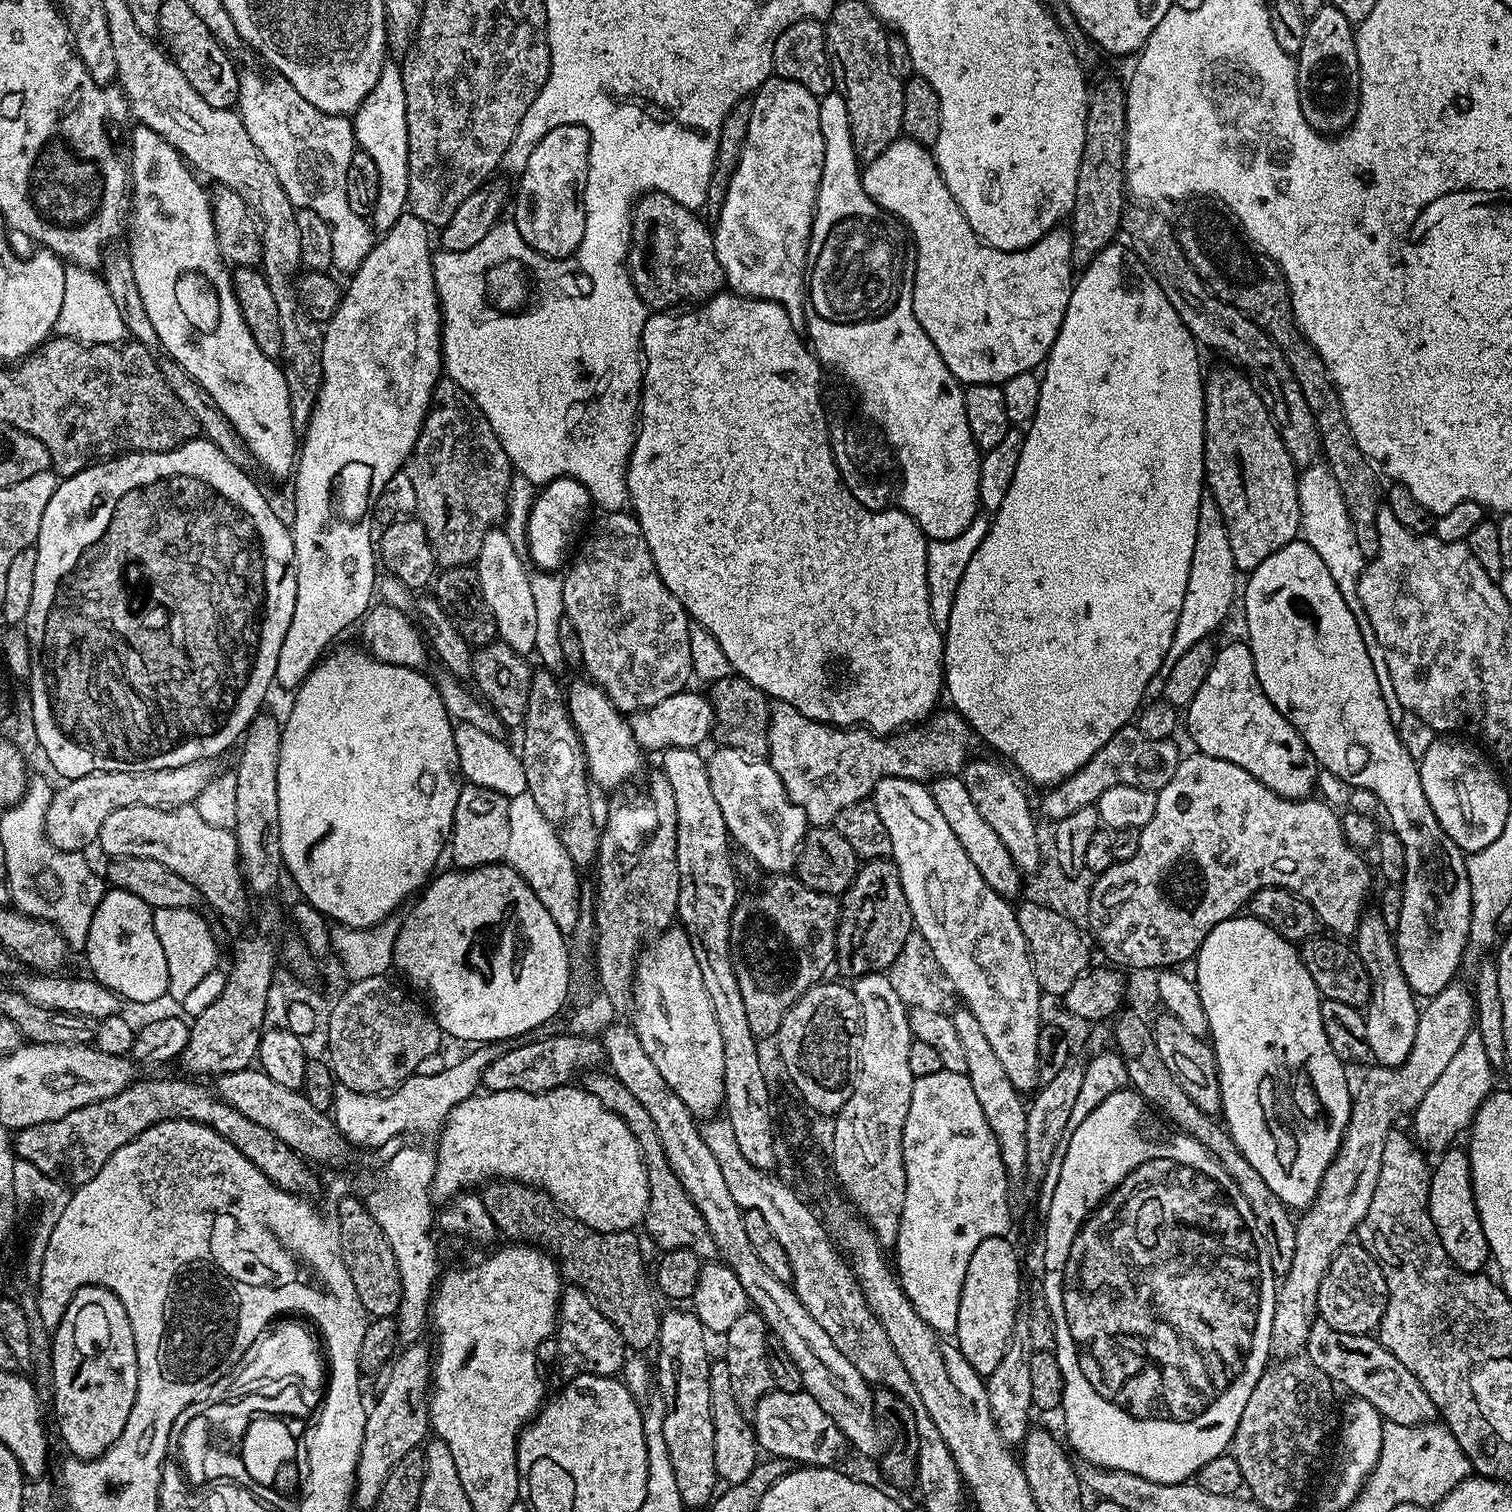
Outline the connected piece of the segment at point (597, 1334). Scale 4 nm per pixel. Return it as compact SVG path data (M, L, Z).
M568 1286L560 1293L560 1311L554 1333L560 1364L568 1374L616 1376L623 1369L626 1345L618 1330L604 1317L602 1310L578 1287Z

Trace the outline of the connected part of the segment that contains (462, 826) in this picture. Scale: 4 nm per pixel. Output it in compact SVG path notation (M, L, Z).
M465 783L458 794L458 806L454 806L454 822L450 837L450 856L457 869L481 868L498 864L505 859L509 845L509 797L494 790L486 790L477 784Z

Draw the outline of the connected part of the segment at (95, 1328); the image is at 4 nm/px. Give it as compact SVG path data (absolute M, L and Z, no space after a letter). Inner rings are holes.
M87 1284L70 1298L64 1312L59 1313L56 1333L52 1336L52 1408L56 1411L56 1424L60 1427L60 1436L69 1448L71 1455L78 1460L97 1459L126 1430L126 1418L130 1418L130 1410L134 1410L134 1398L138 1394L138 1350L134 1346L134 1330L130 1326L130 1318L126 1318L126 1306L118 1302L118 1298L110 1290L97 1284Z

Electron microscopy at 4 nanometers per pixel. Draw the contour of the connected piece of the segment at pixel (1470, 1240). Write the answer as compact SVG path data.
M1463 1147L1452 1148L1431 1169L1432 1181L1428 1183L1428 1209L1430 1218L1434 1222L1434 1230L1438 1230L1438 1238L1442 1242L1442 1250L1463 1272L1483 1273L1484 1267L1489 1267L1490 1253L1486 1234L1482 1230L1482 1222L1478 1218L1478 1206L1474 1202L1474 1190L1472 1189L1472 1175L1470 1174L1470 1162L1467 1151Z

